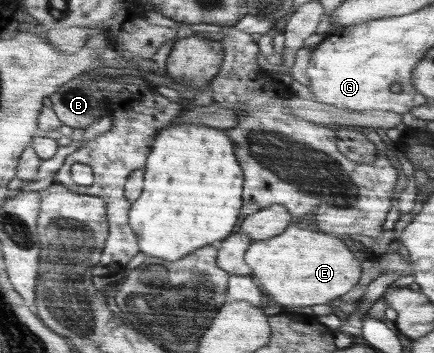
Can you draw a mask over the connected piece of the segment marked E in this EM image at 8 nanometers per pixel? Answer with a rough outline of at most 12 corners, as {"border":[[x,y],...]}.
{"border":[[290,224],[244,260],[283,308],[356,286],[342,240]]}

